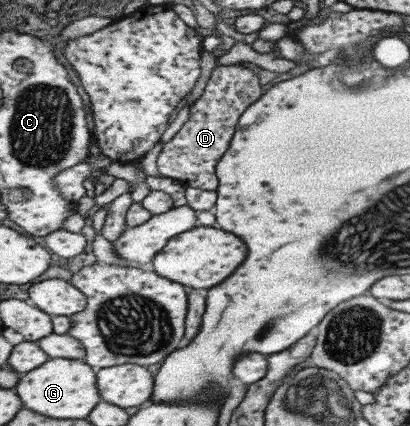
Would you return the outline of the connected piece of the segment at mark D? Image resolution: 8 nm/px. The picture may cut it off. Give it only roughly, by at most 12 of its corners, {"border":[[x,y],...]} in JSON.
{"border":[[217,66],[156,156],[161,177],[207,191],[259,75]]}

